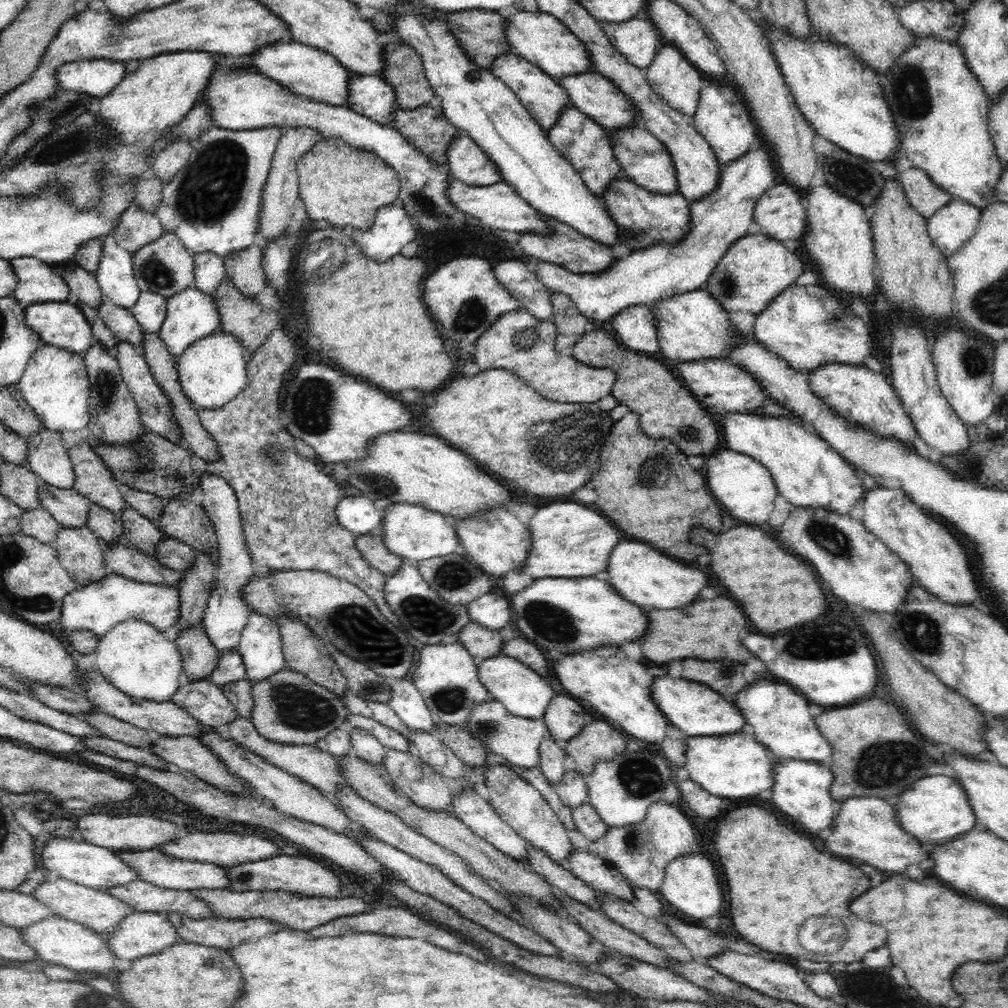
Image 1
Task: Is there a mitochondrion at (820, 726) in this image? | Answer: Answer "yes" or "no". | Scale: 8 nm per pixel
no

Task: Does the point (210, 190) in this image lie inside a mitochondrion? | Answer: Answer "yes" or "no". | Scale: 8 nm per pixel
yes

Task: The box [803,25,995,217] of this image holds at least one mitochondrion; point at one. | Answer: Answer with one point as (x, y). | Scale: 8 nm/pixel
(907, 90)

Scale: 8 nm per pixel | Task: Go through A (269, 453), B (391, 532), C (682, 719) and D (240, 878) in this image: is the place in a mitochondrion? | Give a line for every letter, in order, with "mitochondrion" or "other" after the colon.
A: other
B: other
C: other
D: mitochondrion

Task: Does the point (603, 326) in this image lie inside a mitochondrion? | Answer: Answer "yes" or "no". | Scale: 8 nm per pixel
no

